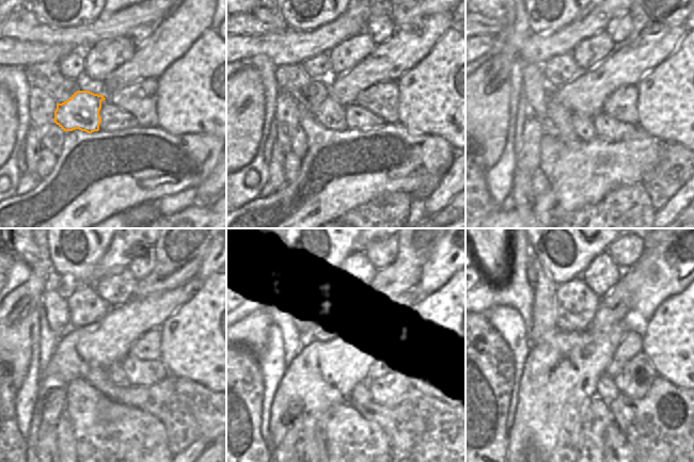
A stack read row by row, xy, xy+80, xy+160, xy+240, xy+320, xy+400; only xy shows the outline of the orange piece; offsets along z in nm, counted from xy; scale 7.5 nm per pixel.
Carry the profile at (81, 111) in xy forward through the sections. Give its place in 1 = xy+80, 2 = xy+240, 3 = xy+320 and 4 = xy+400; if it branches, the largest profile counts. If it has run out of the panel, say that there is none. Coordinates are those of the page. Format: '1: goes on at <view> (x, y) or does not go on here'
1: goes on at xy+80 (329, 114)
2: goes on at xy+240 (114, 371)
3: goes on at xy+320 (365, 381)
4: goes on at xy+400 (606, 389)

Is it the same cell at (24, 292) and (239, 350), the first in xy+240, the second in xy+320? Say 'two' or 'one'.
two

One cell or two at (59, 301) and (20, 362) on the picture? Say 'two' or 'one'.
two

